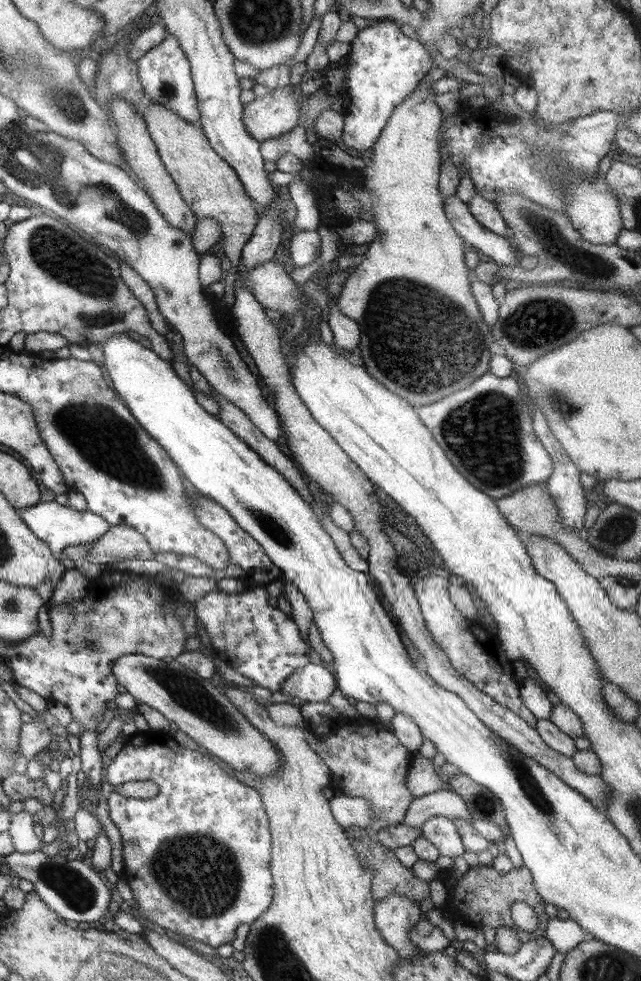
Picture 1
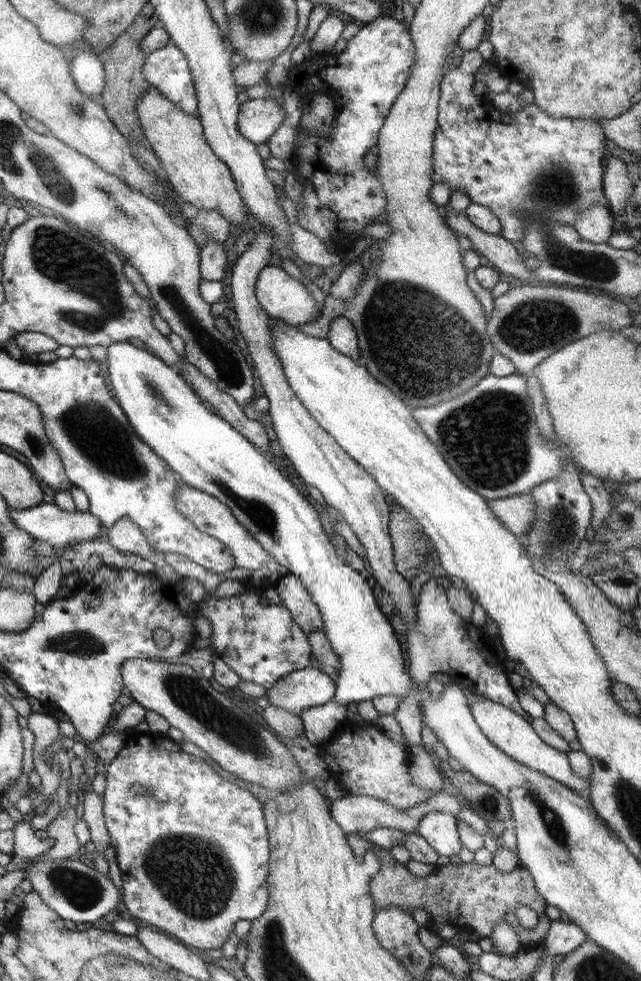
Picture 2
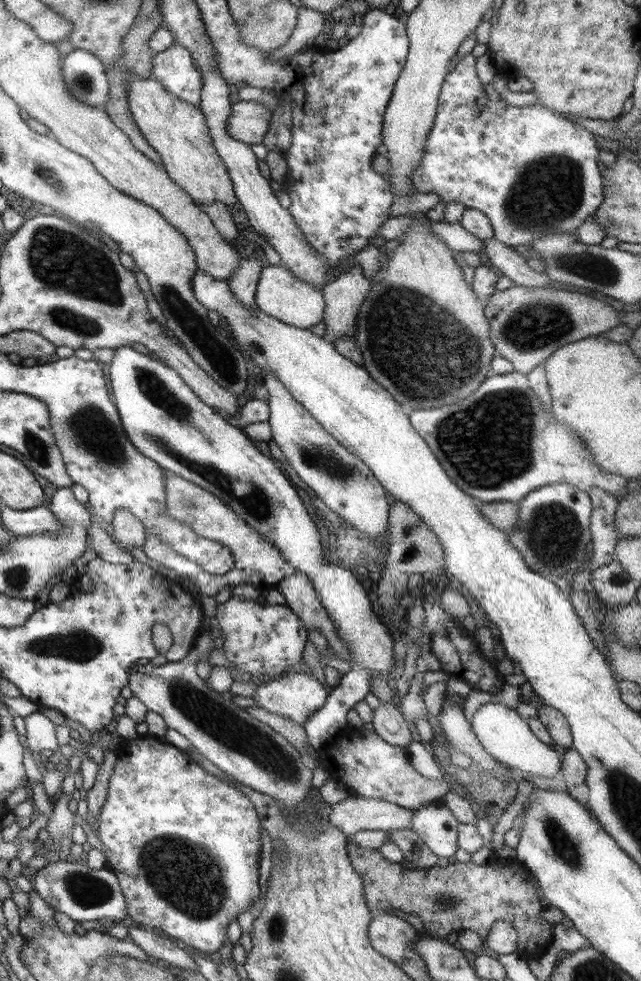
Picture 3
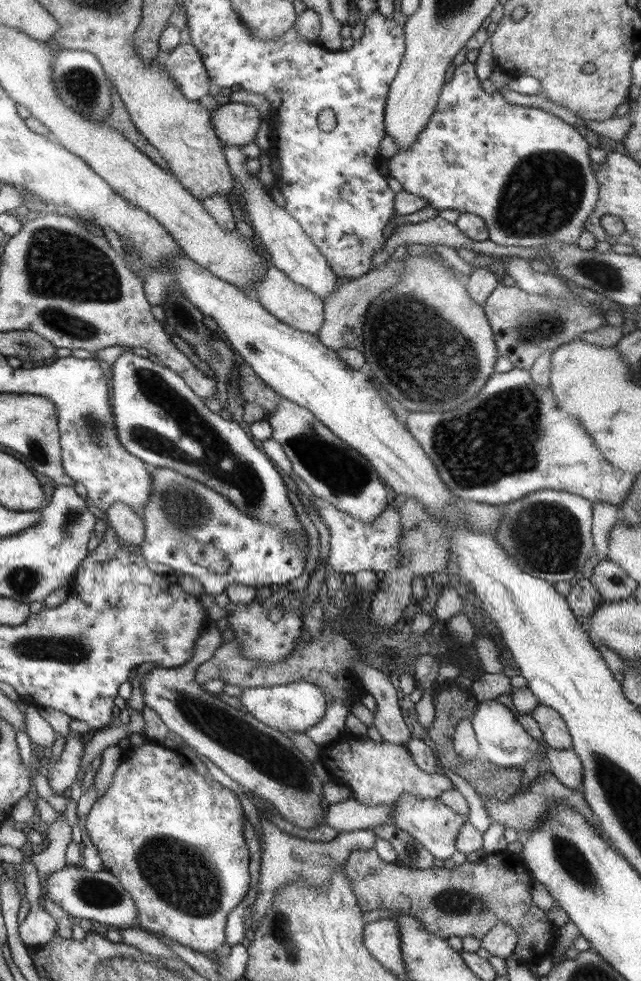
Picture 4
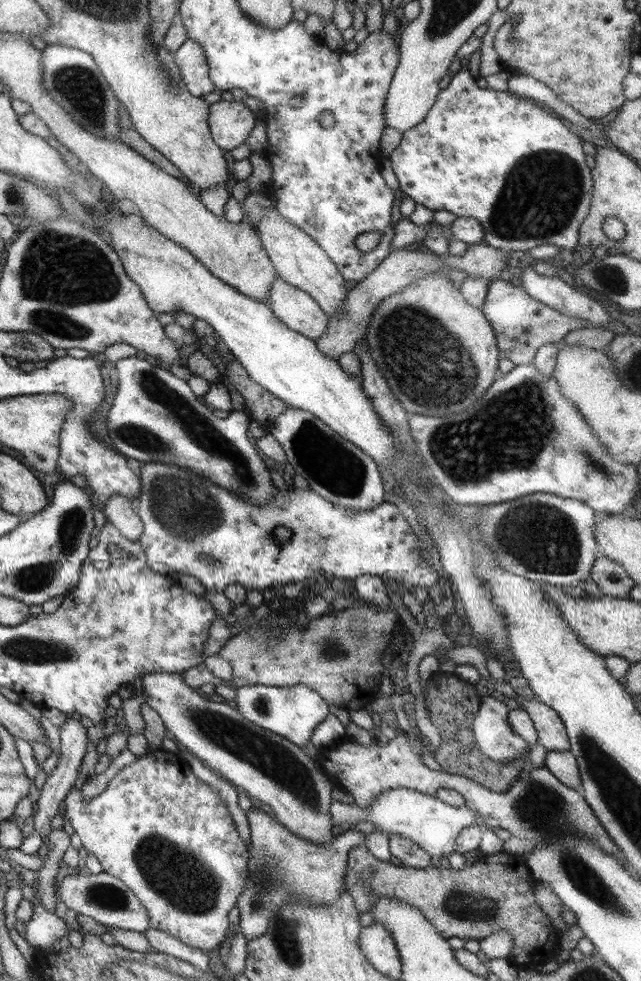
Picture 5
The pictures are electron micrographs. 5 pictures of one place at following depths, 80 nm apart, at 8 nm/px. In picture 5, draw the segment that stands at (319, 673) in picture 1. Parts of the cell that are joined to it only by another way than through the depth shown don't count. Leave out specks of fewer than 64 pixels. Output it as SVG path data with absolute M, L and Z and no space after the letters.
M252 684L234 689L235 710L251 724L290 740L303 749L310 741L315 727L328 715L328 704L311 689L302 684L277 687Z

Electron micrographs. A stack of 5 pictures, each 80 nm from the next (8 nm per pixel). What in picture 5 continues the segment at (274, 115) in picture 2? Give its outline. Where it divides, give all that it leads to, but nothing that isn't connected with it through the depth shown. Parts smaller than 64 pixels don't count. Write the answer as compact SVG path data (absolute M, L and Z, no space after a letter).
M212 97L209 99L207 124L213 142L227 153L245 142L255 124L255 117L243 103Z

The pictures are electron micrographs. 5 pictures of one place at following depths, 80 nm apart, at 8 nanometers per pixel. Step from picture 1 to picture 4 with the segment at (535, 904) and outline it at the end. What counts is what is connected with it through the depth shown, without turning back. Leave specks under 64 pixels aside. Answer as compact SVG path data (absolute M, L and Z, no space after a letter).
M371 848L350 852L346 863L342 866L342 871L349 879L350 886L352 886L351 892L363 913L378 908L389 908L392 911L407 913L414 916L426 931L442 939L451 938L451 936L459 938L472 936L481 940L493 925L503 922L516 932L516 945L511 955L515 956L519 963L537 963L552 950L556 927L547 920L545 913L531 901L530 892L533 878L526 870L524 861L521 860L519 854L503 850L497 857L487 856L484 861L475 864L465 861L451 869L431 866L421 870L394 863L384 863Z

